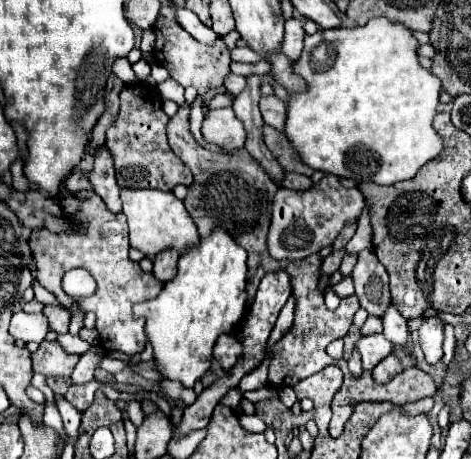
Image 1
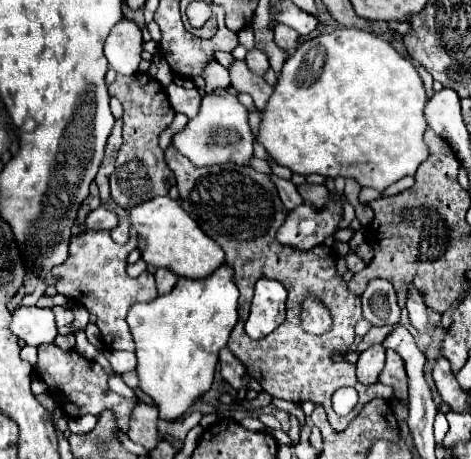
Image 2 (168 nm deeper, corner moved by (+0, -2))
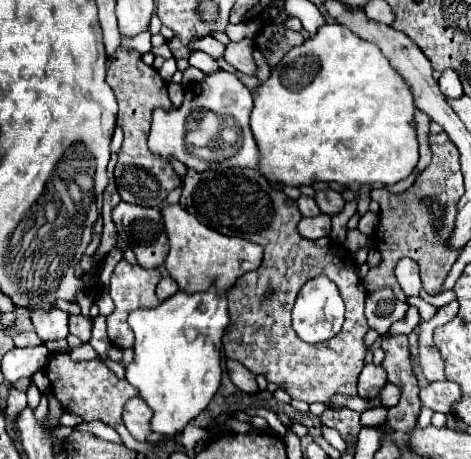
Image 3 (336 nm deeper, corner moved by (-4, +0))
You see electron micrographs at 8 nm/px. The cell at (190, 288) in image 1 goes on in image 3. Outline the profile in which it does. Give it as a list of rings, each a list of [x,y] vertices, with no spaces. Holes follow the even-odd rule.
[[[163,277],[157,285],[157,299],[163,301],[155,309],[135,309],[129,315],[129,325],[135,331],[133,361],[125,367],[125,379],[139,389],[139,397],[151,407],[151,429],[167,439],[177,439],[185,425],[193,421],[213,399],[221,381],[221,337],[229,325],[227,295],[217,295],[211,287],[203,293],[183,293],[171,277]]]

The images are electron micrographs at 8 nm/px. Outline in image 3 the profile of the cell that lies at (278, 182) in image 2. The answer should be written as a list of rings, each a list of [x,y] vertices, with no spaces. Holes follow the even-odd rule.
[[[301,195],[299,201],[297,201],[297,205],[299,205],[299,211],[301,211],[303,217],[317,217],[317,215],[321,213],[319,207],[317,207],[317,203],[315,203],[311,197]]]

